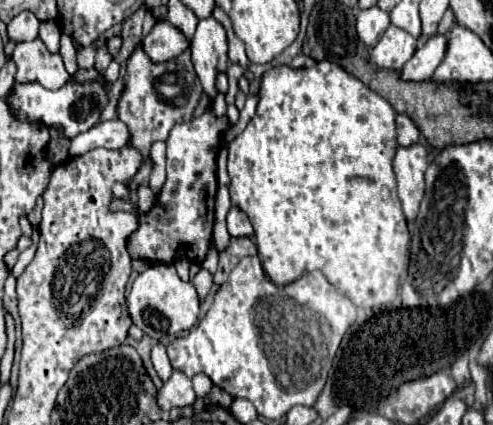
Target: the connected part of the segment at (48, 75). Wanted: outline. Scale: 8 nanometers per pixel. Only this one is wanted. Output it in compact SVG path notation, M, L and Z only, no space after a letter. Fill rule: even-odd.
M39 38L19 42L13 56L17 64L17 82L39 82L49 90L57 90L69 80L61 56L51 54Z

